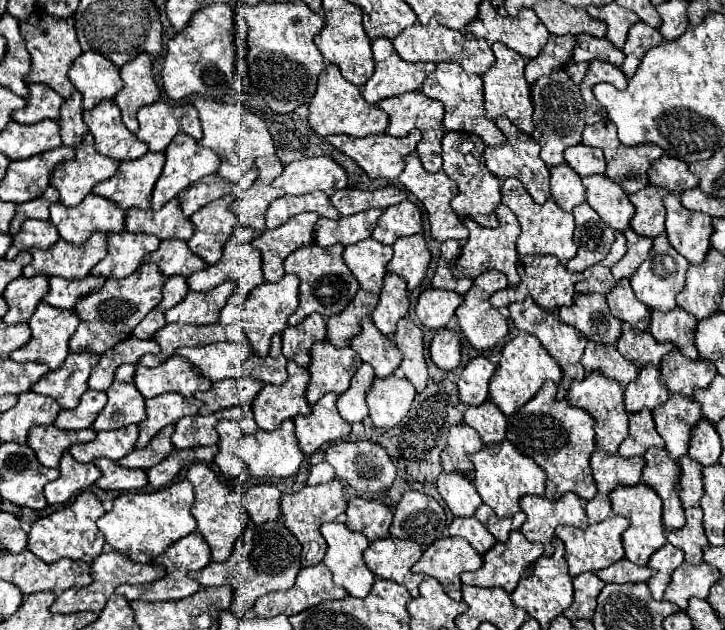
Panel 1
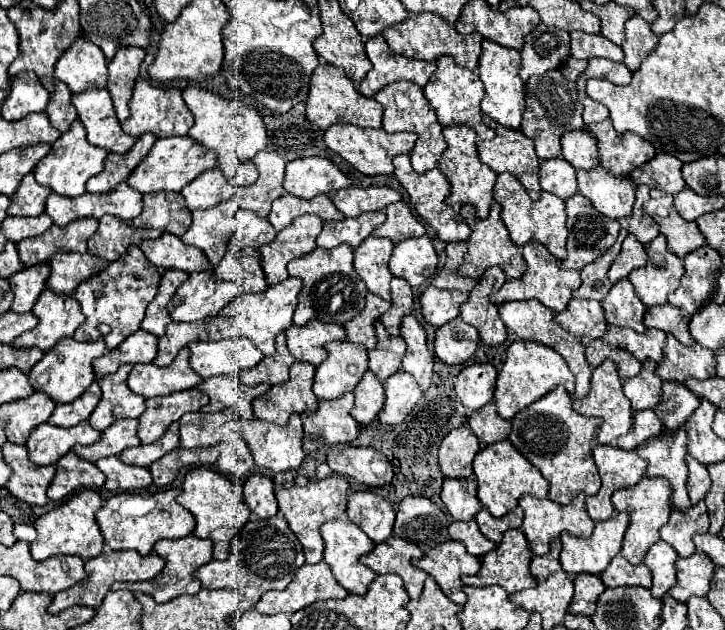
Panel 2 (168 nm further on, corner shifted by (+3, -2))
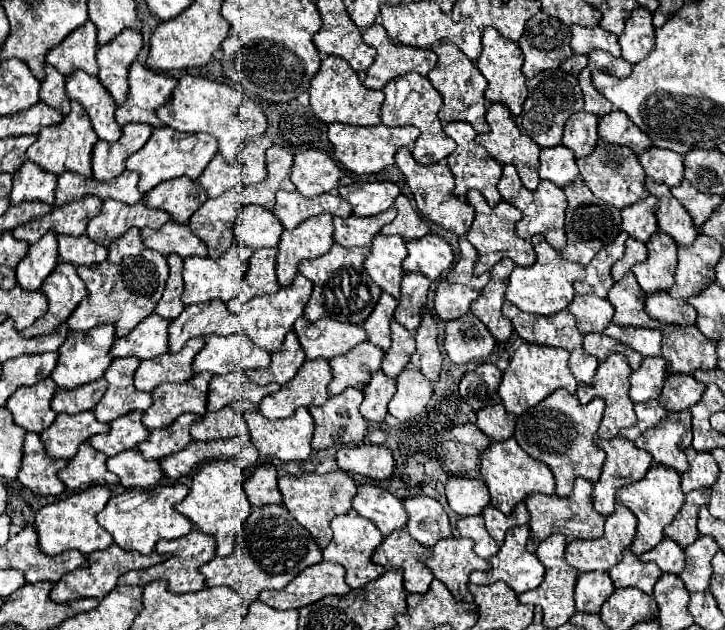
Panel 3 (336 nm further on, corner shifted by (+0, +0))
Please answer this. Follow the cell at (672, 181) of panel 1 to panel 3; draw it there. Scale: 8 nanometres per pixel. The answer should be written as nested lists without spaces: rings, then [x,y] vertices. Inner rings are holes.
[[[651,146],[647,152],[639,154],[639,162],[649,178],[667,184],[669,188],[681,184],[683,180],[683,156],[677,152]]]

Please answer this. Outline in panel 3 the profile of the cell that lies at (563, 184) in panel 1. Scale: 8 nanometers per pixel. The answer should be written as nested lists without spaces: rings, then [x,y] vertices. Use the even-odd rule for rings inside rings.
[[[555,146],[555,148],[545,148],[541,150],[539,156],[539,176],[543,180],[551,180],[559,188],[571,184],[575,176],[579,174],[575,154],[565,148],[565,146]]]

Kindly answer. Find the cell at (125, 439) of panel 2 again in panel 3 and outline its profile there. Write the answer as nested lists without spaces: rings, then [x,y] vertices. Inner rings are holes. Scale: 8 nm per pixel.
[[[129,412],[111,422],[111,430],[107,434],[95,434],[89,438],[89,444],[103,452],[105,456],[115,456],[123,450],[135,448],[143,440],[147,440],[149,430],[141,424],[143,412]]]

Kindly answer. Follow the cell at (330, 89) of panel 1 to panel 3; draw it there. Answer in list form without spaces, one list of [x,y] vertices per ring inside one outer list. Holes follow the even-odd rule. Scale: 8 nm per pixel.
[[[335,54],[327,56],[321,62],[319,72],[311,80],[309,94],[311,94],[311,110],[315,112],[317,118],[321,118],[327,124],[331,124],[331,122],[343,122],[343,124],[355,124],[355,126],[381,124],[379,110],[385,100],[385,94],[381,90],[365,88],[359,80],[357,72],[353,72],[353,68]]]

